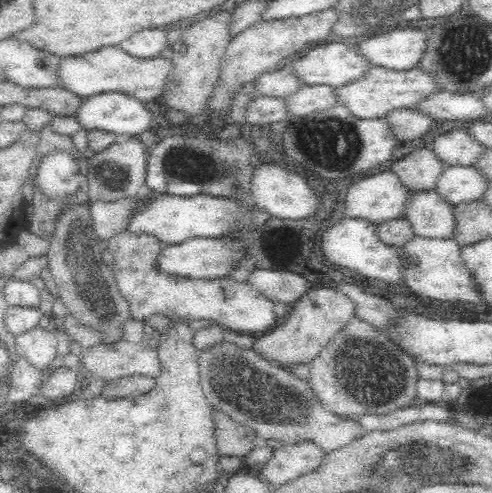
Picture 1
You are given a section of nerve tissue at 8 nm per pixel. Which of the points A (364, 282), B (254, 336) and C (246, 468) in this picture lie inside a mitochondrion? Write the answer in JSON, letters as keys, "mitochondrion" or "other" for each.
{"A":"other","B":"other","C":"other"}

